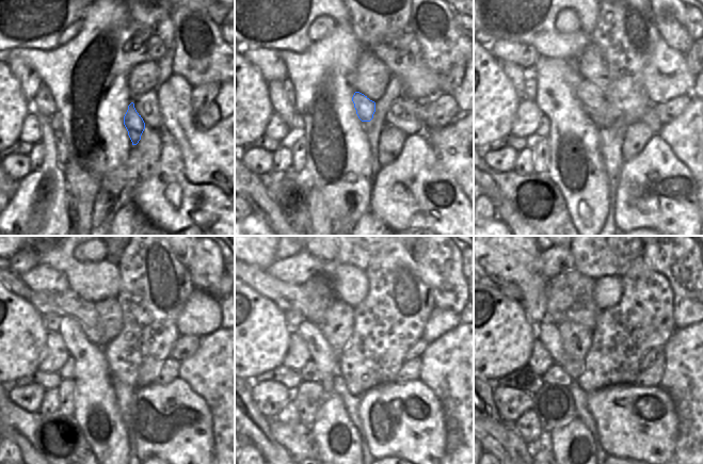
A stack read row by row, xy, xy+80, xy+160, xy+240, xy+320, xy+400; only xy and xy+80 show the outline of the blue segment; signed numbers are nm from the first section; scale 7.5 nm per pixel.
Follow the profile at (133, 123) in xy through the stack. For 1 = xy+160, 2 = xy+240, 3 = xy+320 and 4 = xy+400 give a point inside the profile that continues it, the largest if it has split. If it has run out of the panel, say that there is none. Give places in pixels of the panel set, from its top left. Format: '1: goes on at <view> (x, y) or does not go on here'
1: goes on at xy+160 (590, 98)
2: goes on at xy+240 (84, 313)
3: goes on at xy+320 (287, 297)
4: goes on at xy+400 (510, 290)

